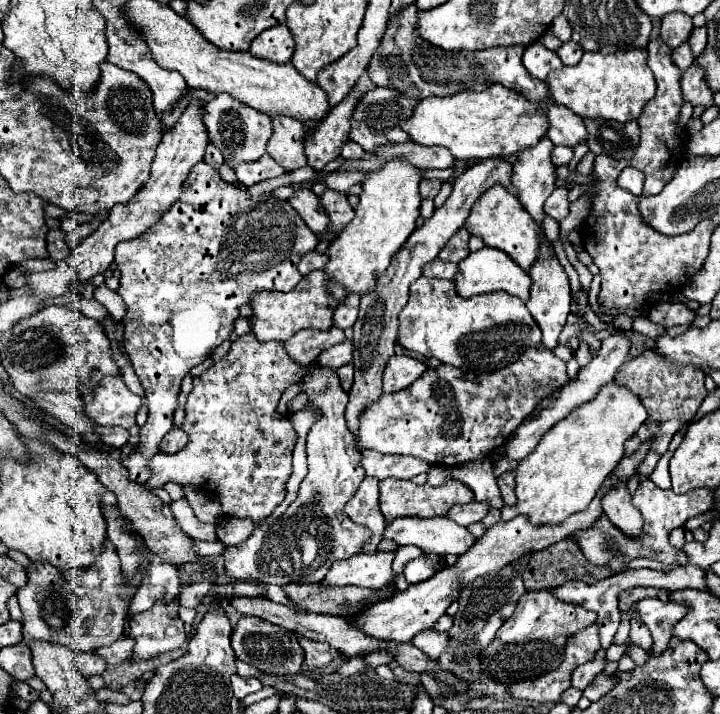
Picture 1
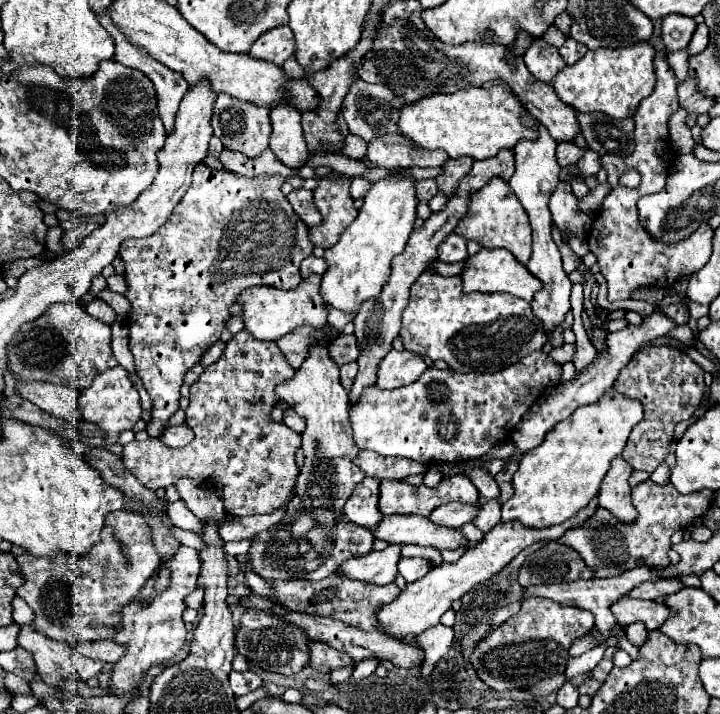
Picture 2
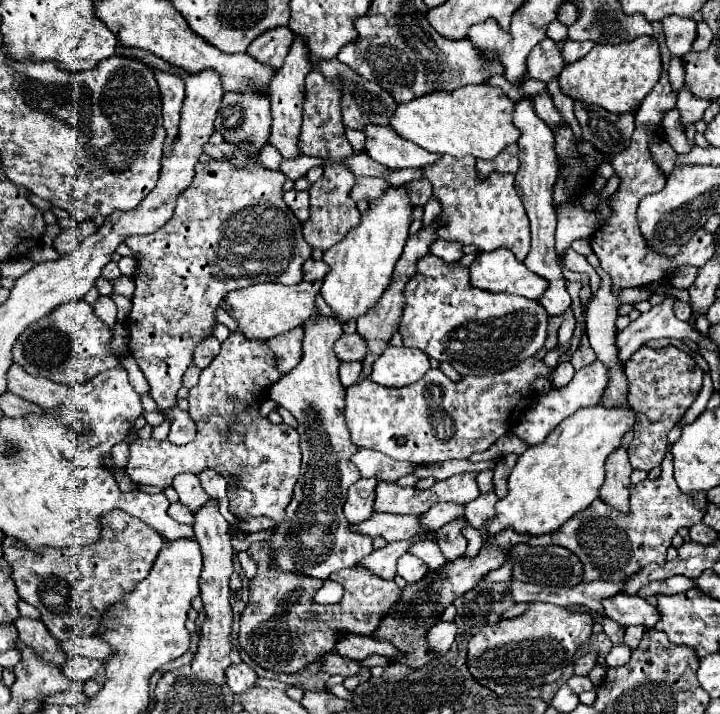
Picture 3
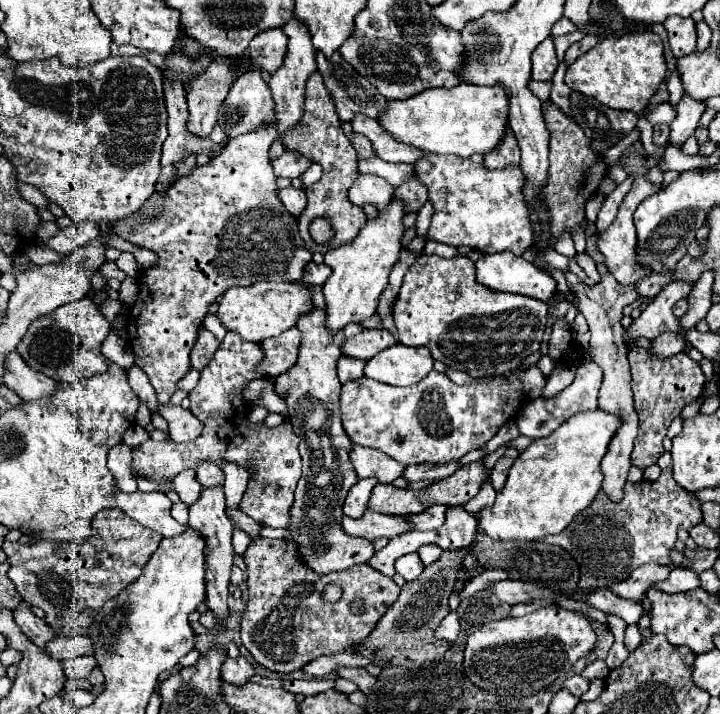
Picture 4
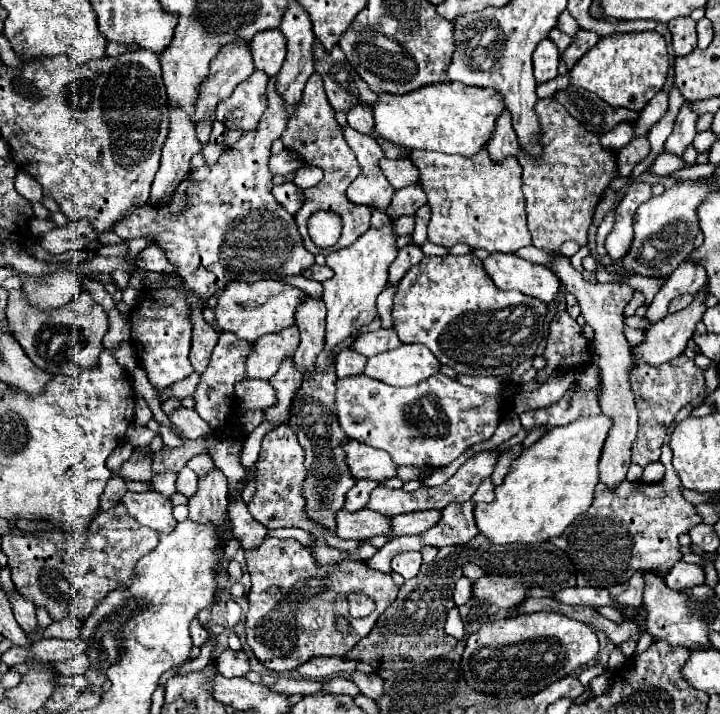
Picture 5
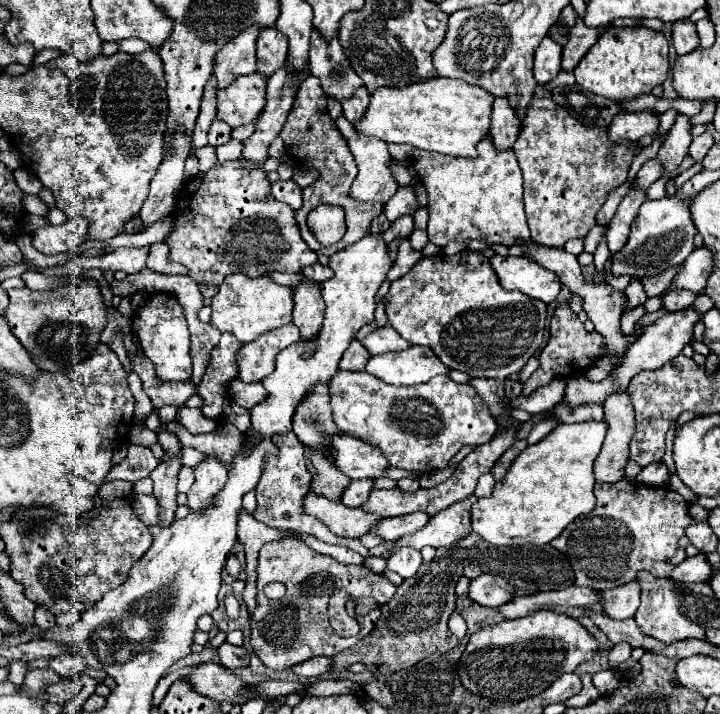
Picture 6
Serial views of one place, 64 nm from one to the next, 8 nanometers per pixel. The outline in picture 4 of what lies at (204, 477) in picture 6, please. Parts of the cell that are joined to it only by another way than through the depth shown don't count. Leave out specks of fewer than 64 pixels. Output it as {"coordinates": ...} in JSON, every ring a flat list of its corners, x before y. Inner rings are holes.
{"coordinates":[[204,488,200,494,200,500,190,506,190,526,196,528,196,532,202,532,206,542,206,606,214,612,218,622,222,624,228,618,228,586,230,586,230,570,232,570,232,522,224,514,226,500,224,500,224,488]]}

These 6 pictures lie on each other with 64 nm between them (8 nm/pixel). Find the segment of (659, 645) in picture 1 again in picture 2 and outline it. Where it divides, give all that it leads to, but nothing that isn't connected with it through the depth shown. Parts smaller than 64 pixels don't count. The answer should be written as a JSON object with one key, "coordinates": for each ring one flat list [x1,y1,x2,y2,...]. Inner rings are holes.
{"coordinates":[[624,596,616,604,612,604,612,614,624,626,632,622,644,622,646,628,652,632,652,630,660,630,660,626,672,616,672,610,662,602,634,600]]}

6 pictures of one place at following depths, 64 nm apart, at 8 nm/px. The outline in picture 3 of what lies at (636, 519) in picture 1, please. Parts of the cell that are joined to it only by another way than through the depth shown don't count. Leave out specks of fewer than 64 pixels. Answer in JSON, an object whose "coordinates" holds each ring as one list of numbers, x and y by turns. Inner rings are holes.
{"coordinates":[[632,432,624,436,624,446,610,454,606,460,606,480,600,488,600,500,618,512,628,512,630,508,630,474,632,466,628,464,628,442,632,440]]}

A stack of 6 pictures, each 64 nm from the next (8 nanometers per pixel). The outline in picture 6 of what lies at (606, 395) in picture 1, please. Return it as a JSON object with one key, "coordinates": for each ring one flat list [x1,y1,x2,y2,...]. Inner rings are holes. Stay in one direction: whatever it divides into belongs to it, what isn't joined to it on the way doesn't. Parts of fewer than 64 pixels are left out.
{"coordinates":[[604,420,558,424,538,444,528,446,510,466,506,478,496,482,490,498,472,506,472,528,494,546,548,544,594,504,594,460,602,448,608,424]]}

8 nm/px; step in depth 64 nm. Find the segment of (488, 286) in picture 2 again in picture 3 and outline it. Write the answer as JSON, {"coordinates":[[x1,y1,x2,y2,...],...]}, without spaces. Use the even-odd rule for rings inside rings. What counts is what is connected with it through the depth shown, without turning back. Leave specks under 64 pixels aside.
{"coordinates":[[510,250,478,252,468,270,470,284,488,292,506,292,538,300,548,288,548,282,530,272]]}

